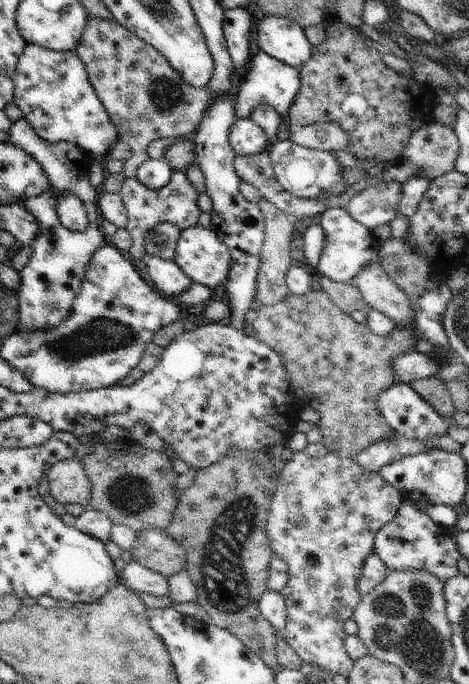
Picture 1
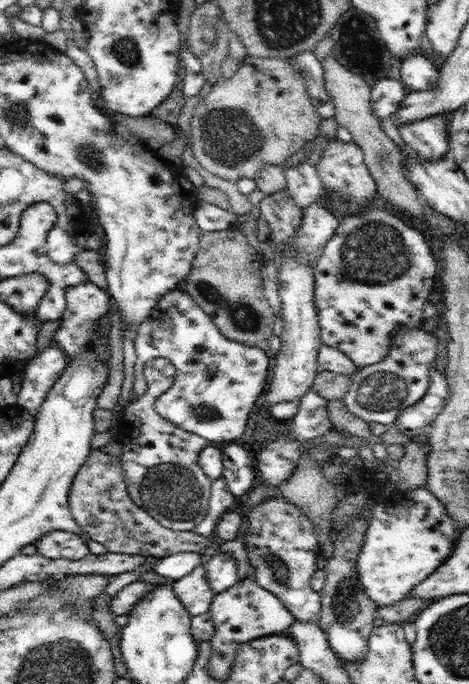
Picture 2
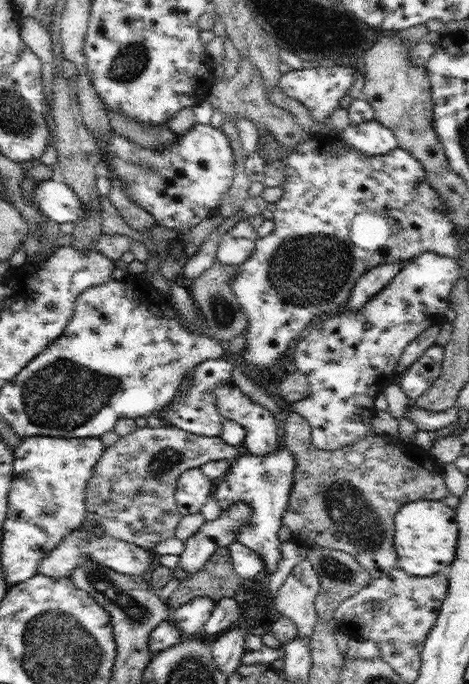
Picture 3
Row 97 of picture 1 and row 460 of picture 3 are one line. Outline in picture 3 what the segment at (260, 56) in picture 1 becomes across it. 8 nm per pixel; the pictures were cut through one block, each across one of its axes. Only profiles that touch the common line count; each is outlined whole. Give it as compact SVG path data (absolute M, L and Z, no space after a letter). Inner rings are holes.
M282 442L278 449L266 453L266 455L253 455L250 453L239 455L233 460L233 464L228 472L226 472L226 476L214 485L214 496L222 510L229 510L234 504L238 504L238 502L244 502L244 504L250 506L252 515L250 515L248 521L242 523L242 527L238 529L238 537L236 537L236 540L240 542L240 544L250 547L256 554L260 555L260 558L265 562L264 568L266 568L268 574L274 573L274 571L278 569L278 561L280 561L282 542L278 538L278 531L280 531L280 527L283 525L282 515L284 511L286 511L286 507L289 506L290 491L292 490L292 484L294 482L294 468L296 468L294 455L292 455L290 449L286 447L286 444Z

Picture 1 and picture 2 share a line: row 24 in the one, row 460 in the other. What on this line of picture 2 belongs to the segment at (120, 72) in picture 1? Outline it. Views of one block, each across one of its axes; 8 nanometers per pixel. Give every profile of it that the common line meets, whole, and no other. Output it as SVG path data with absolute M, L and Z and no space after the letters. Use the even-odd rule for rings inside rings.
M102 448L93 449L86 462L82 464L80 470L76 473L69 492L69 509L78 526L89 538L103 544L108 552L112 553L152 556L158 559L178 553L199 553L202 557L206 556L212 549L207 537L200 536L193 530L175 531L168 529L131 499L119 459L120 457L105 453Z

